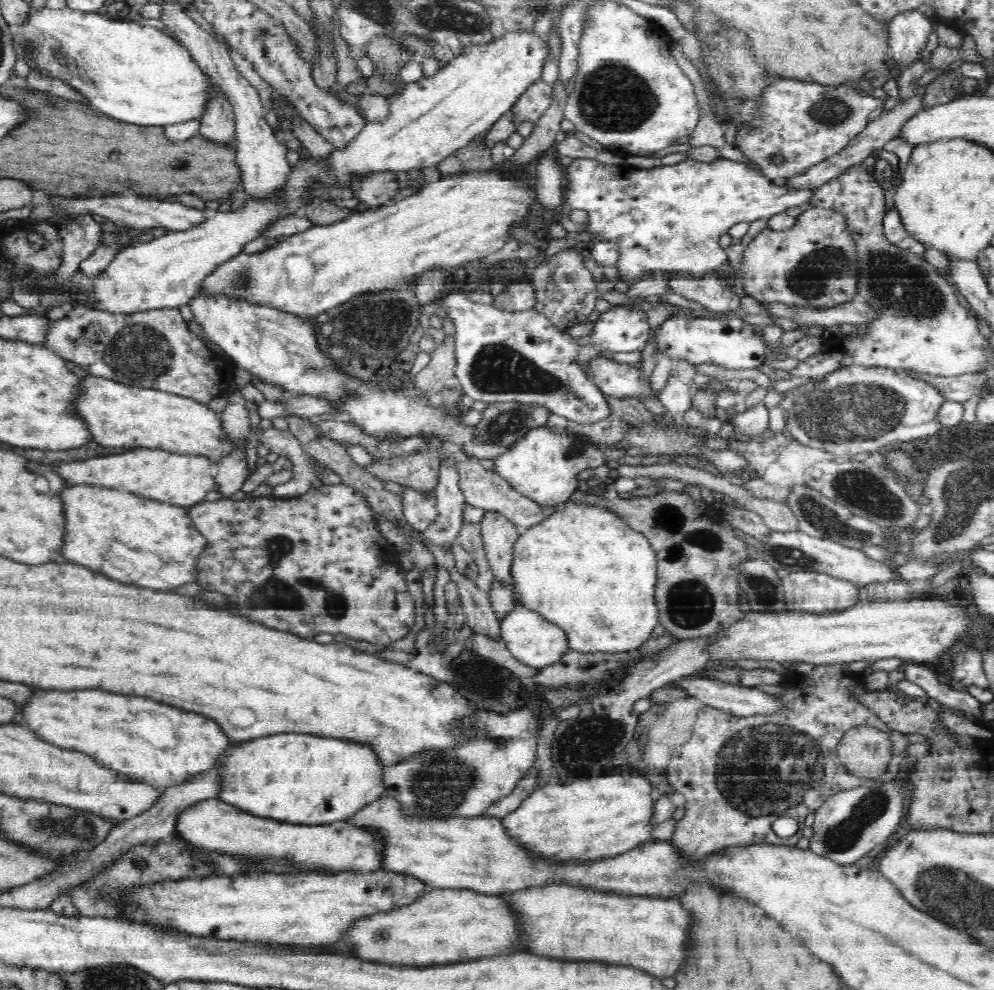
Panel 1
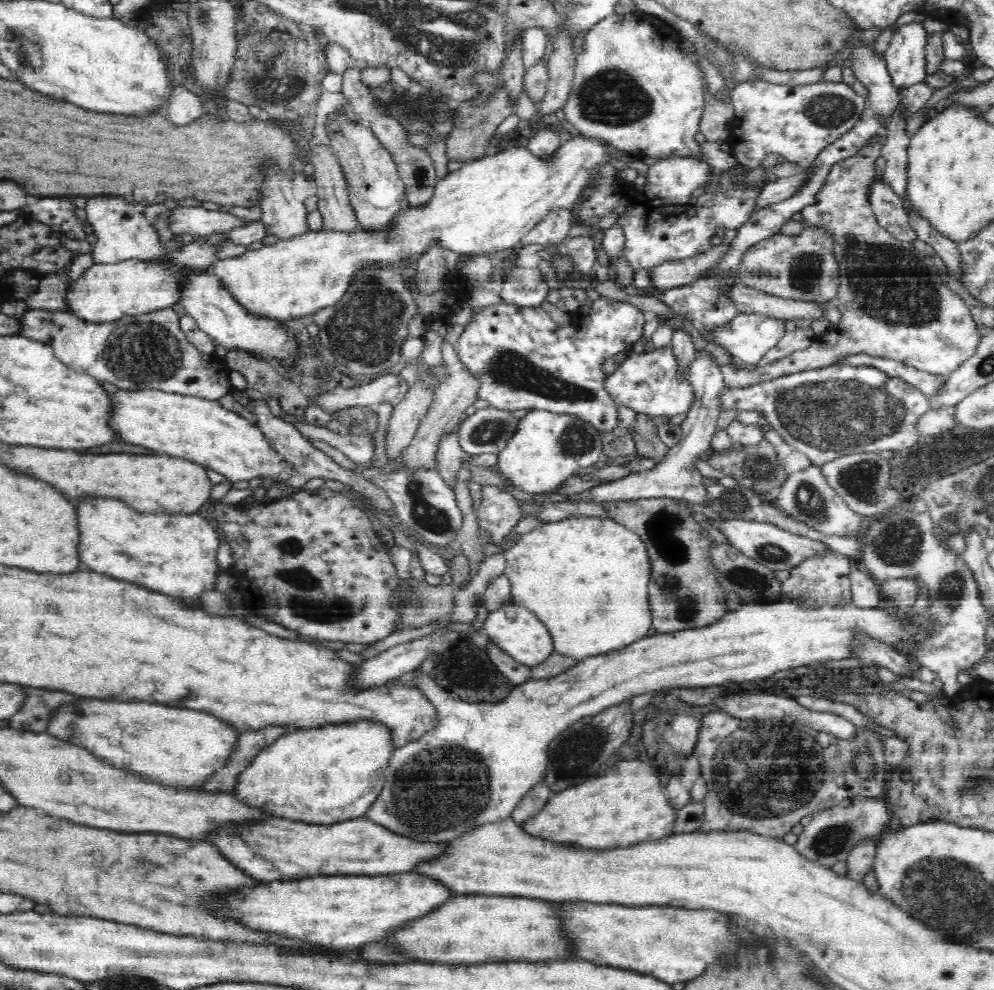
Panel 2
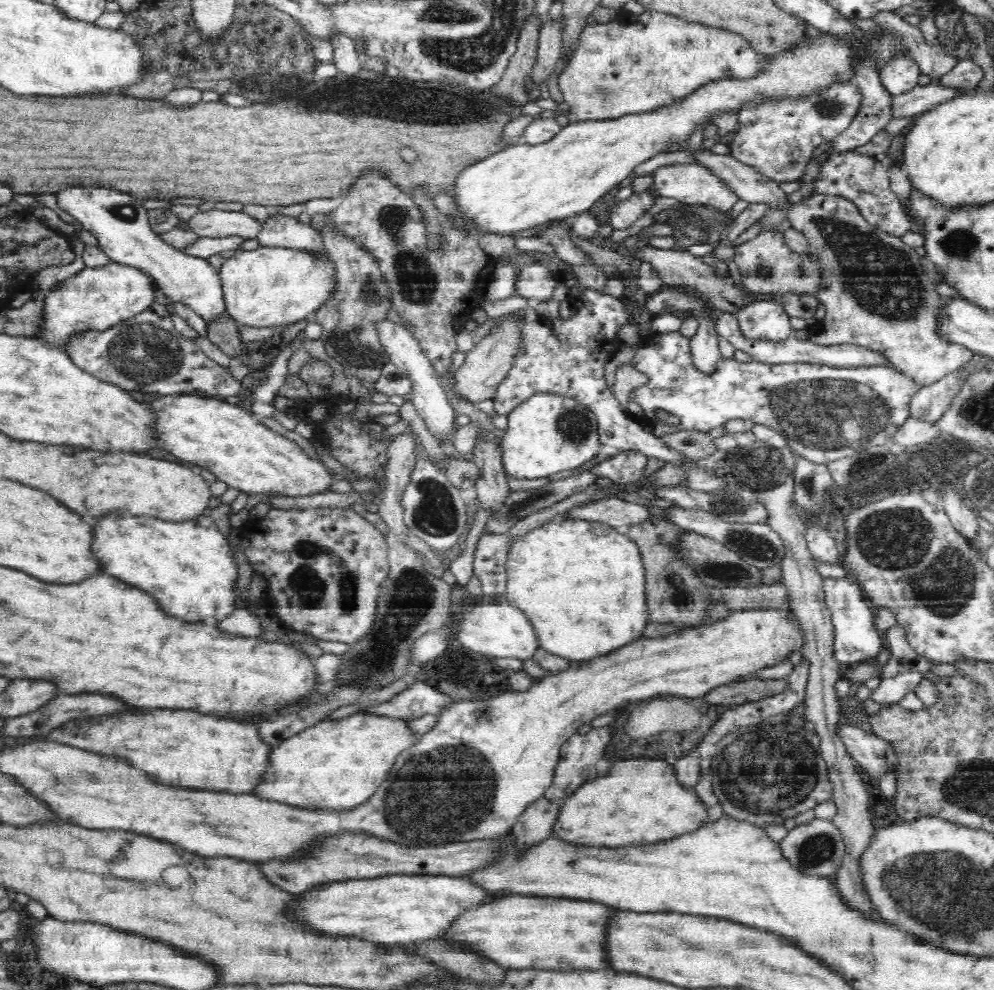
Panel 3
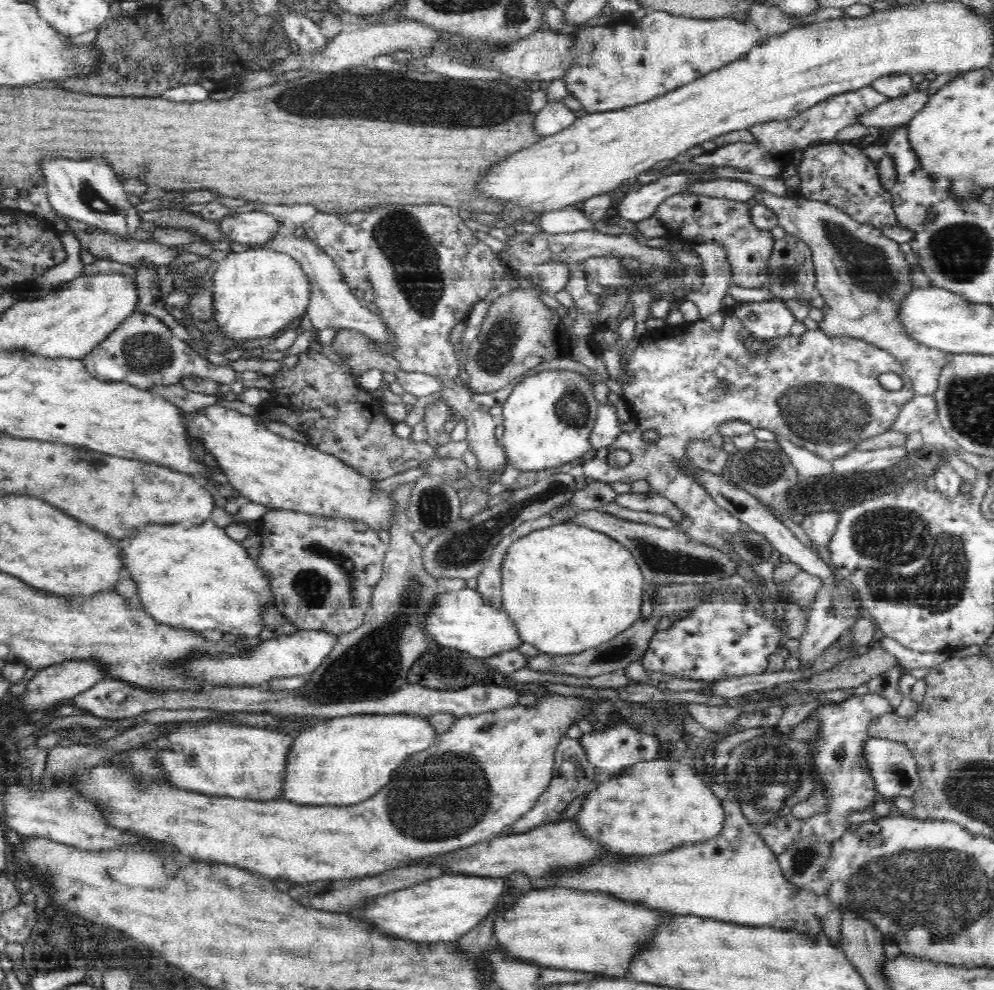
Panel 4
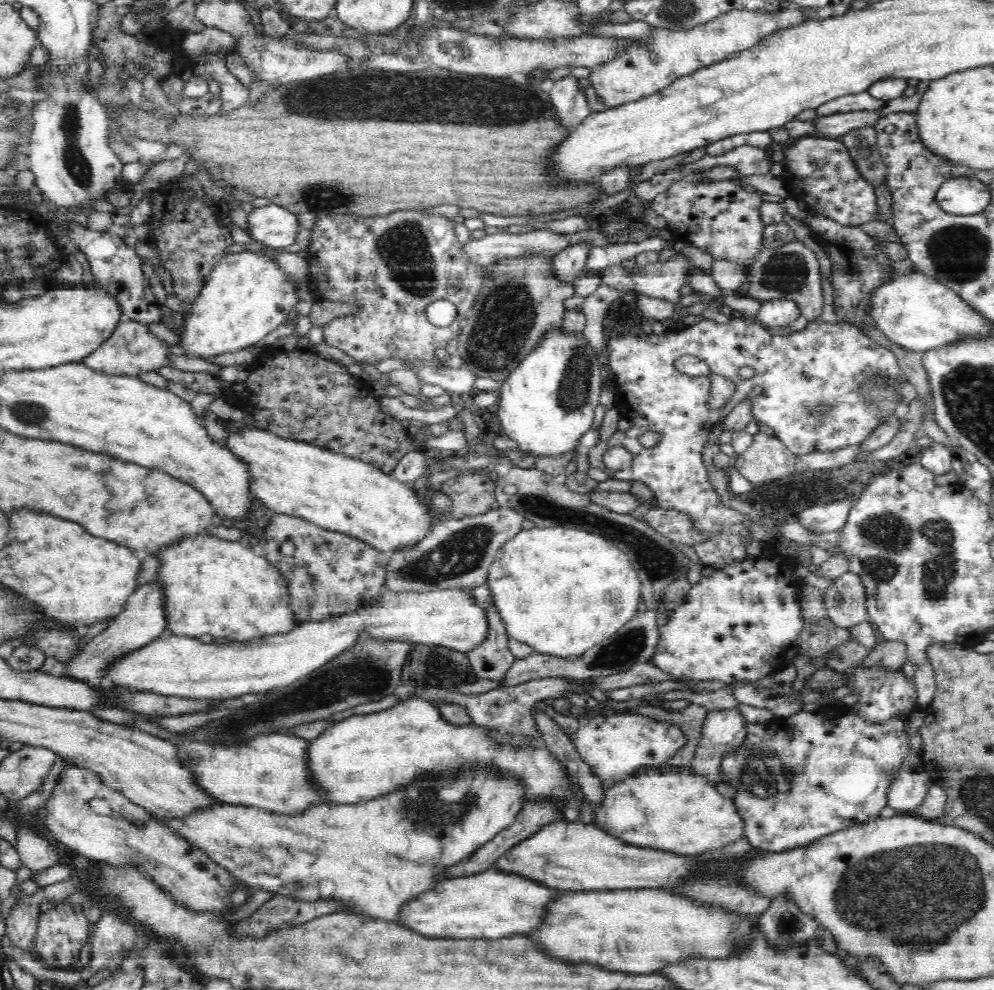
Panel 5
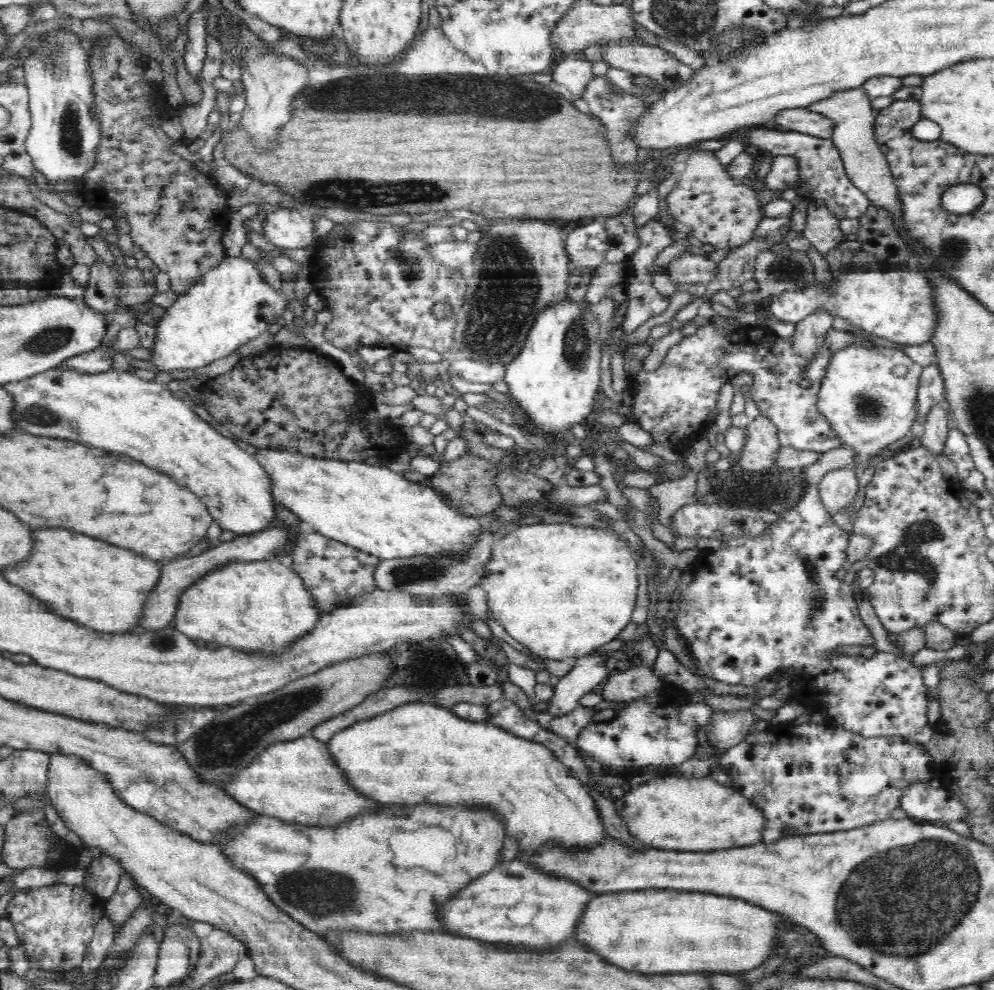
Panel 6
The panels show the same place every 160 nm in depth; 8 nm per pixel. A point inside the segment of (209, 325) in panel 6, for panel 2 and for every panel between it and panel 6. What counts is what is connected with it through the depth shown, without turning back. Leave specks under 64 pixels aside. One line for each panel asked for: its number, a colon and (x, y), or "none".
2: (487, 205)
3: (265, 287)
4: (257, 292)
5: (248, 296)

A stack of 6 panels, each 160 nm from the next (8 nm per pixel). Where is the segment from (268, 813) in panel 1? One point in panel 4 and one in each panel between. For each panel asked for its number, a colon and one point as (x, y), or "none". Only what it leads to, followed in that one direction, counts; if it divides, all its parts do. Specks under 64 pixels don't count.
2: (323, 775)
3: (334, 765)
4: (344, 760)

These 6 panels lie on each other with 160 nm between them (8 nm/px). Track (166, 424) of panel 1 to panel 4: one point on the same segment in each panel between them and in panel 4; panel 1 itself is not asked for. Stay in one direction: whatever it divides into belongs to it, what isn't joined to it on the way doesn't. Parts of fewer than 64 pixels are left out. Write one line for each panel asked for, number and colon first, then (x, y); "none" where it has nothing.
2: (189, 427)
3: (219, 435)
4: (263, 467)

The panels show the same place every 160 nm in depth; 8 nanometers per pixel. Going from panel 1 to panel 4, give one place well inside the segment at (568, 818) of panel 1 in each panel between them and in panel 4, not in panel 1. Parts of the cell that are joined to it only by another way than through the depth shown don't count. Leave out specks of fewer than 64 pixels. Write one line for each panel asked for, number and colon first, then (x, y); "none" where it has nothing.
2: (628, 805)
3: (641, 801)
4: (652, 805)

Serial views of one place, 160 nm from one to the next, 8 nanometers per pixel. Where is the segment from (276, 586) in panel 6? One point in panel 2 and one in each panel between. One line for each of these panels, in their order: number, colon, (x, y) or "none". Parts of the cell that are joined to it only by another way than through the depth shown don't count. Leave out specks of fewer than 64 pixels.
2: (172, 553)
3: (189, 565)
4: (195, 577)
5: (211, 586)

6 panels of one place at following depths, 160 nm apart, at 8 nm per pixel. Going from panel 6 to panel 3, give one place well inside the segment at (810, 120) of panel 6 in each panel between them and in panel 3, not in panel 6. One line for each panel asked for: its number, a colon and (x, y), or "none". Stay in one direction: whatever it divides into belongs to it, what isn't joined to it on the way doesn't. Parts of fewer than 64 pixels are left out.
3: (920, 99)
4: (898, 111)
5: (832, 126)

